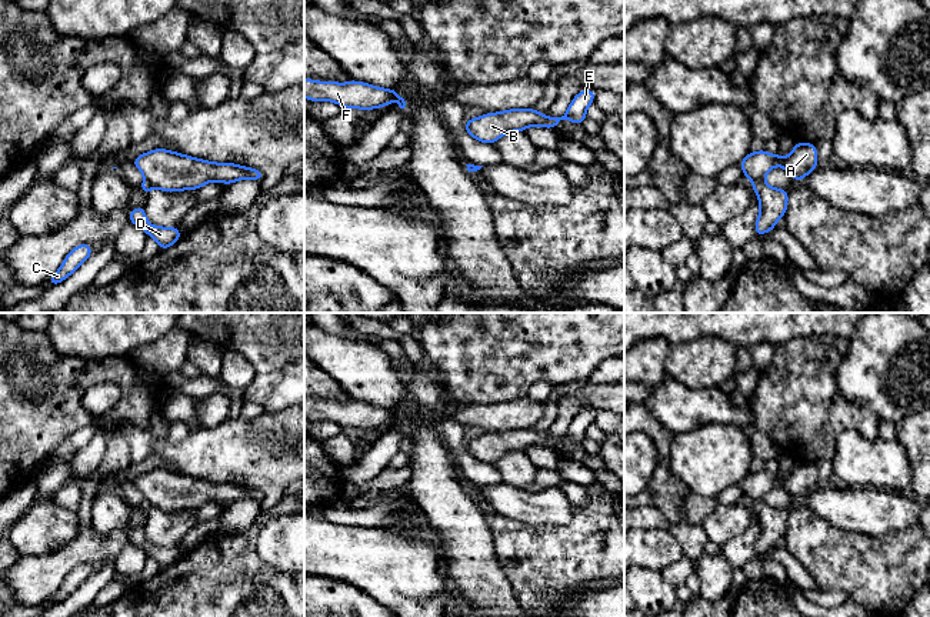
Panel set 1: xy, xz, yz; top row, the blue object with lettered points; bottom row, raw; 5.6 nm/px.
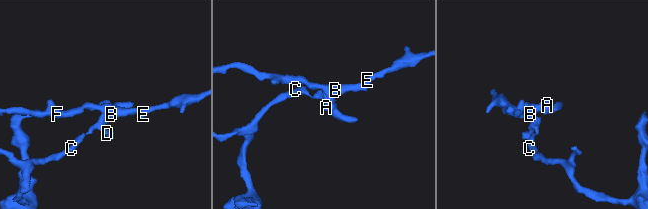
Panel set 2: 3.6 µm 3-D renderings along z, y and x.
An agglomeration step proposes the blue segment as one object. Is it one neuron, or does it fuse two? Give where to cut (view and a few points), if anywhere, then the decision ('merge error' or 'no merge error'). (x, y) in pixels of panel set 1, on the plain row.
yz (753, 500), (763, 502) | merge error

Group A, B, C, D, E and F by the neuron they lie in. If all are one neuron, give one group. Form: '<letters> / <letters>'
A B E F / C D

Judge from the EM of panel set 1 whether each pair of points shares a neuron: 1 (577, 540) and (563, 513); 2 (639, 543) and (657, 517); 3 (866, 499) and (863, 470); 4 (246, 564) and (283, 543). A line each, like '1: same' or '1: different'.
1: different
2: different
3: different
4: different

